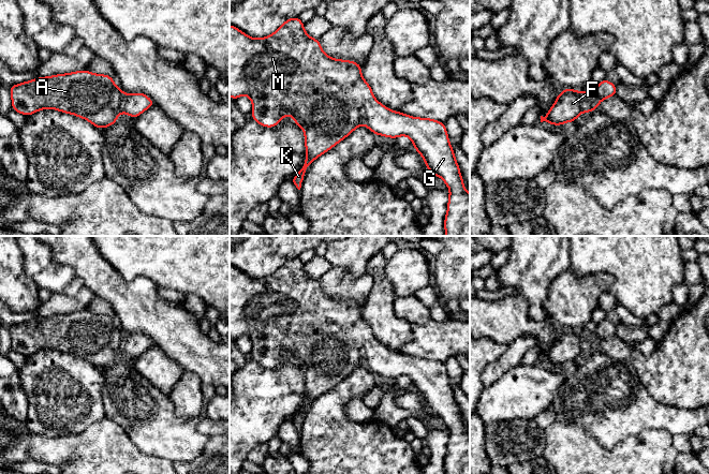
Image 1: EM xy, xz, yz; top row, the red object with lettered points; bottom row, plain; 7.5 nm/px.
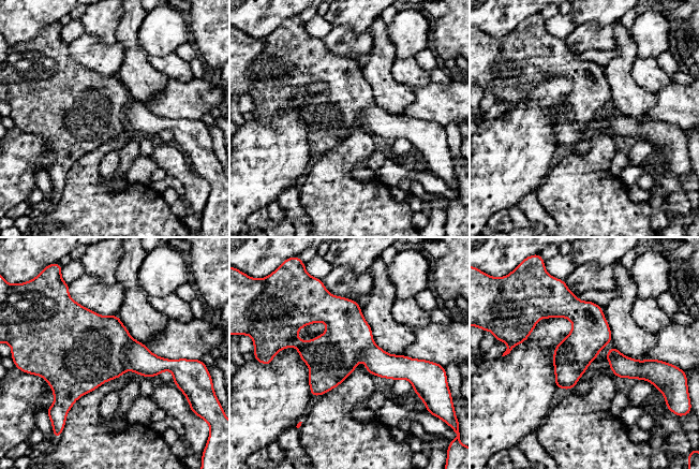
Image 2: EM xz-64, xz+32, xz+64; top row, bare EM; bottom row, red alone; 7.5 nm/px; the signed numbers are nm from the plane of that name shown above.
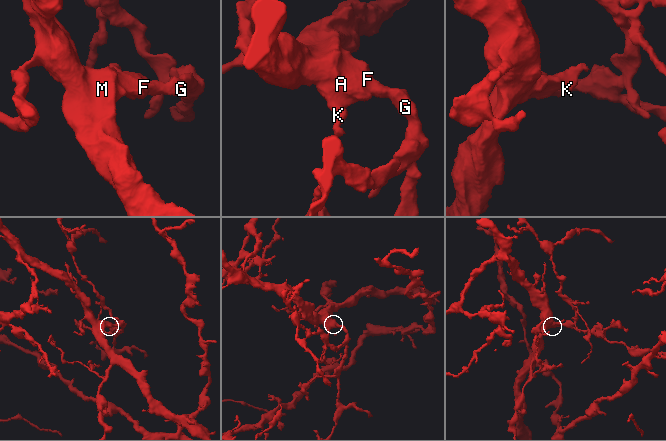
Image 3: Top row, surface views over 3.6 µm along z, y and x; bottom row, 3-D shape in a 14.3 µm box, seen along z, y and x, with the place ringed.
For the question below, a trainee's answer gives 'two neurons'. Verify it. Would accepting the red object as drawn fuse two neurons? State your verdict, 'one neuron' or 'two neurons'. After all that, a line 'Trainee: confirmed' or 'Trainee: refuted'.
one neuron
Trainee: refuted

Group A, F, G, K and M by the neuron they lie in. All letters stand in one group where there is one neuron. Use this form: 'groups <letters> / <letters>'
groups A F G K M

